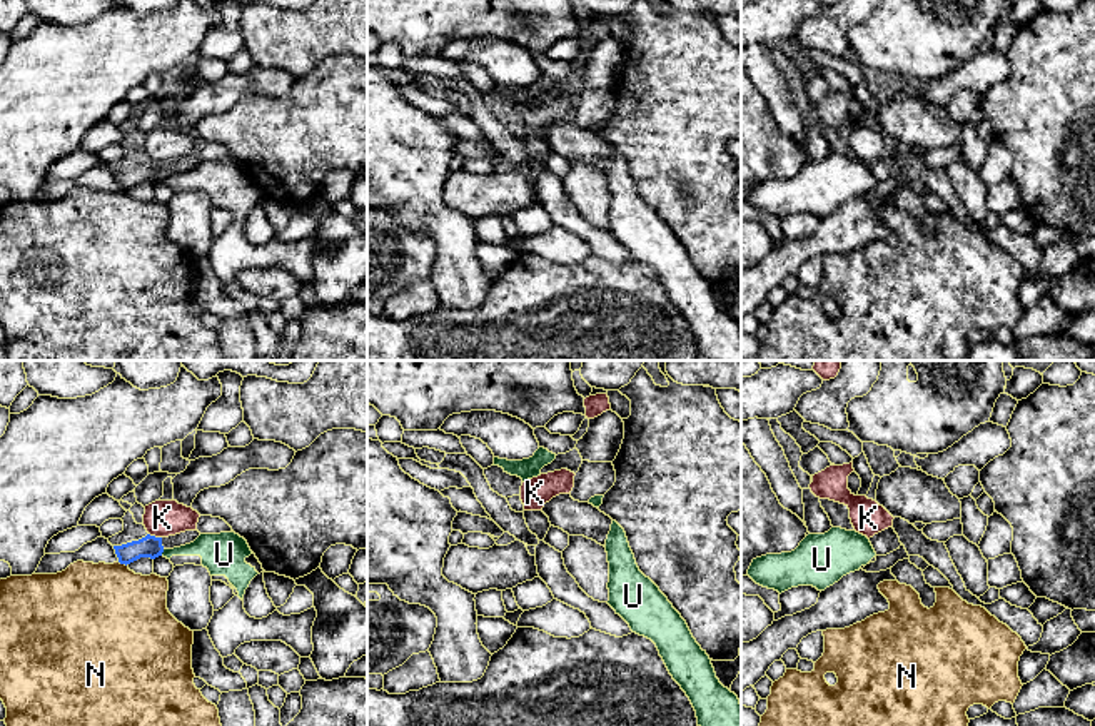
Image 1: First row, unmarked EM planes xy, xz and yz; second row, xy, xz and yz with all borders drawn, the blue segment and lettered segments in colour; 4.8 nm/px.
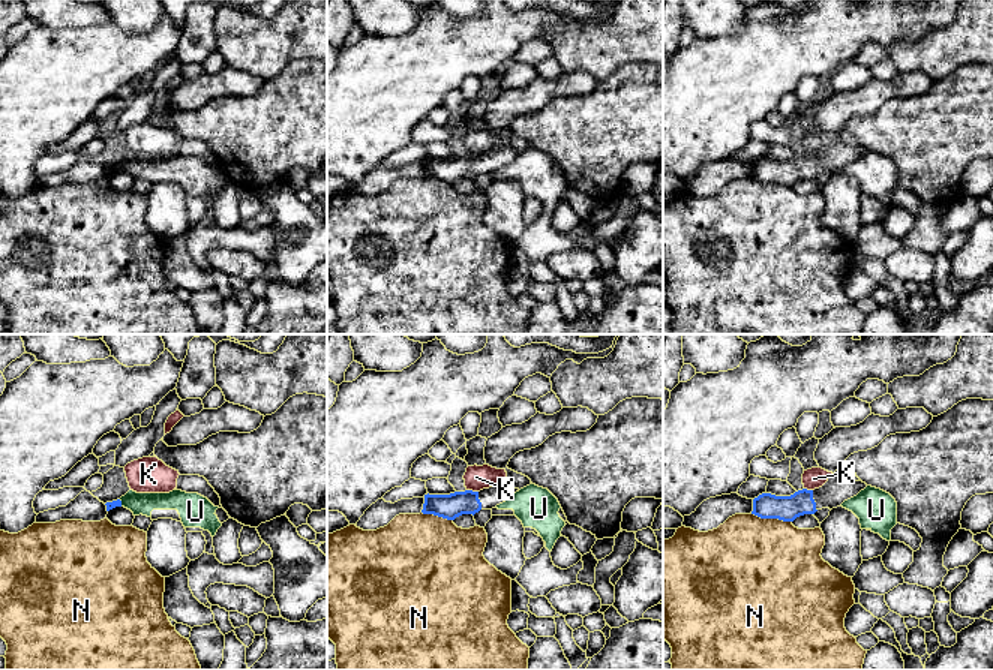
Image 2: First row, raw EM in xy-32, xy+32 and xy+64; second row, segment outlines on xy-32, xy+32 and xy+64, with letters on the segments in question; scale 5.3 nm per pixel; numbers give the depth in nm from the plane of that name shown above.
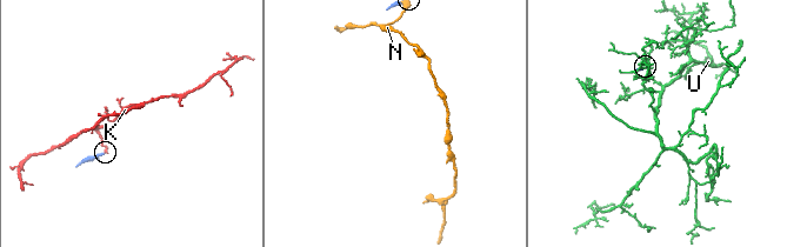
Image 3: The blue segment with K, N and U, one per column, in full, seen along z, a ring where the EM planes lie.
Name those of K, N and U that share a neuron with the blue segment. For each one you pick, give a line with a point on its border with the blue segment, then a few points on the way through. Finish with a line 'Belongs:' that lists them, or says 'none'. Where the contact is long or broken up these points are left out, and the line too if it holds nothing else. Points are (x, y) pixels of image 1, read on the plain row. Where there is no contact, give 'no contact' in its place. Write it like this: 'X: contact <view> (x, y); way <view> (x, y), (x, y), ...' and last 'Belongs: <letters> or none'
Belongs: none

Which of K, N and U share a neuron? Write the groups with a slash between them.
K / N / U

